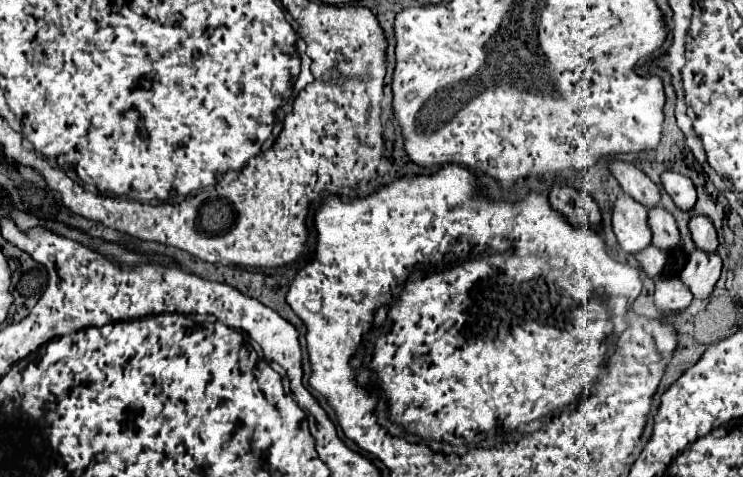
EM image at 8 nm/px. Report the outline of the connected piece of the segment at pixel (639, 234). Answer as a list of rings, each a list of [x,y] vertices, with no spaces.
[[[621,195],[613,207],[613,231],[619,247],[635,255],[651,245],[651,229],[647,223],[647,209],[627,195]]]

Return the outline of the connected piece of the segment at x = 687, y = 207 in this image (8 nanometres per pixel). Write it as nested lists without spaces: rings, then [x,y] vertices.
[[[665,171],[661,175],[661,183],[665,187],[665,191],[669,193],[669,197],[673,199],[673,203],[685,211],[691,213],[695,209],[695,201],[697,201],[697,193],[695,193],[695,185],[693,181],[689,181],[689,177],[681,175],[681,173],[673,173],[673,171]]]

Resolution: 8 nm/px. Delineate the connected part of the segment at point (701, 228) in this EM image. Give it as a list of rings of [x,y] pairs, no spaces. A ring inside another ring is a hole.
[[[697,213],[691,215],[691,223],[689,223],[689,229],[691,229],[691,235],[693,235],[693,241],[695,241],[695,247],[699,251],[705,251],[705,253],[717,253],[717,231],[713,229],[713,223],[707,219],[707,217],[701,217]]]

